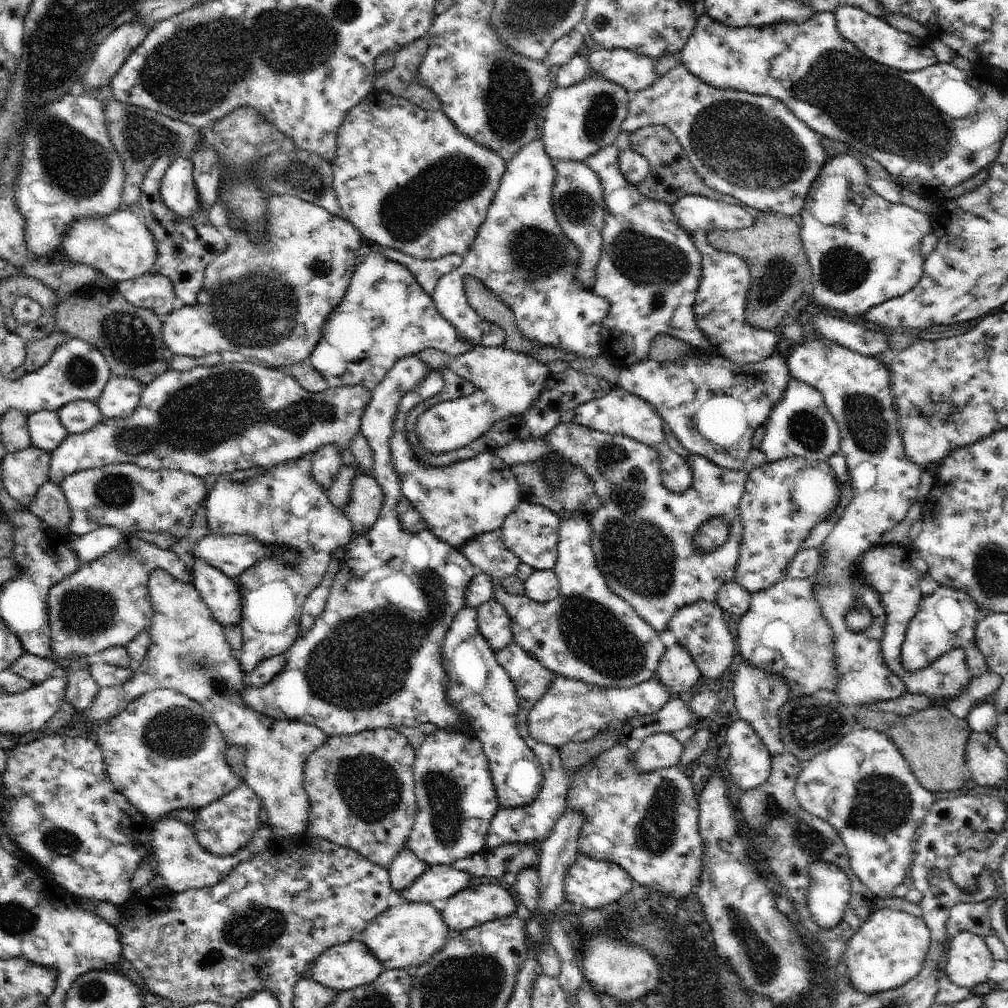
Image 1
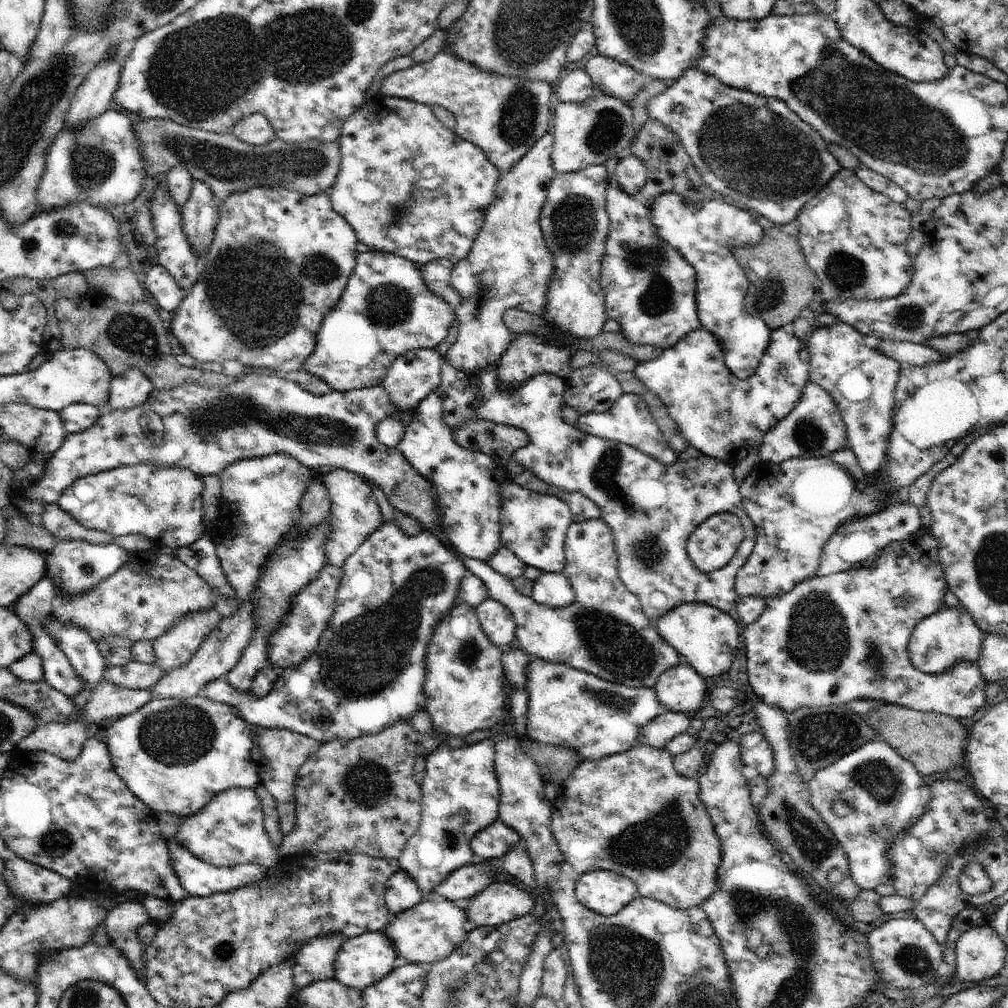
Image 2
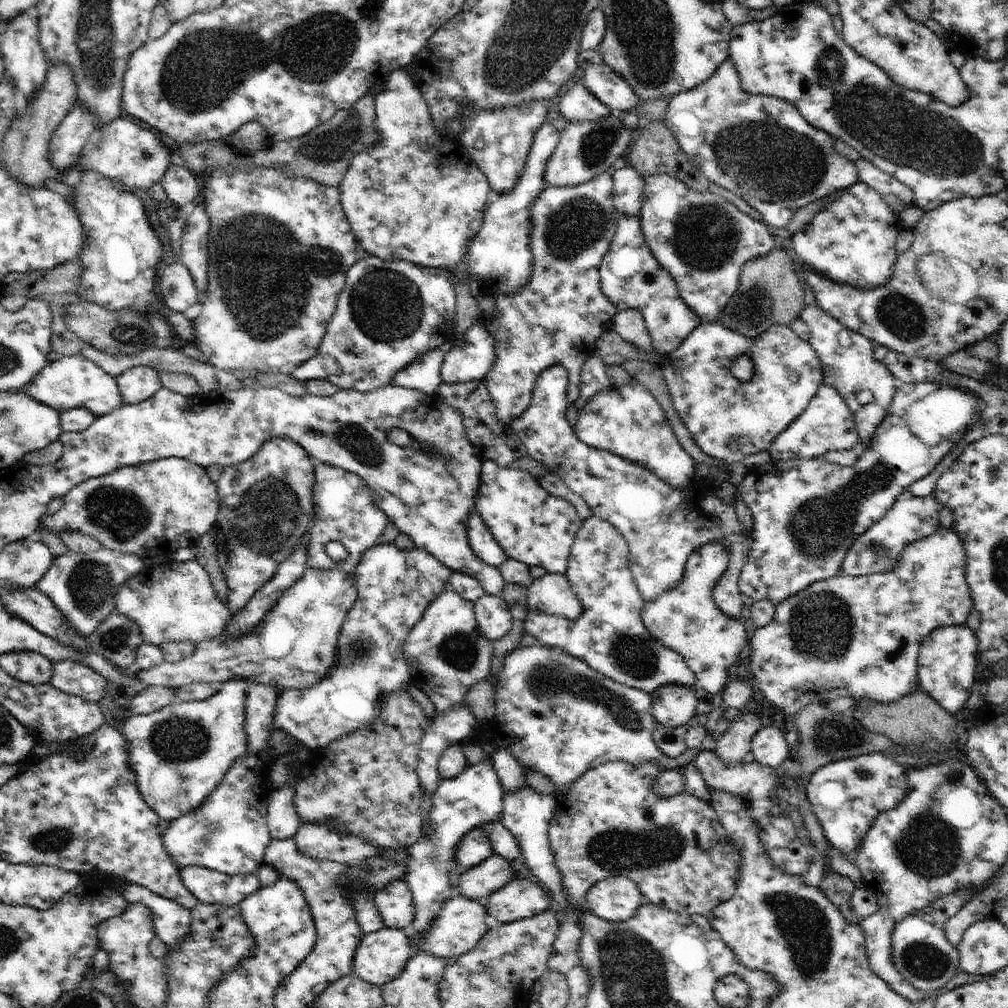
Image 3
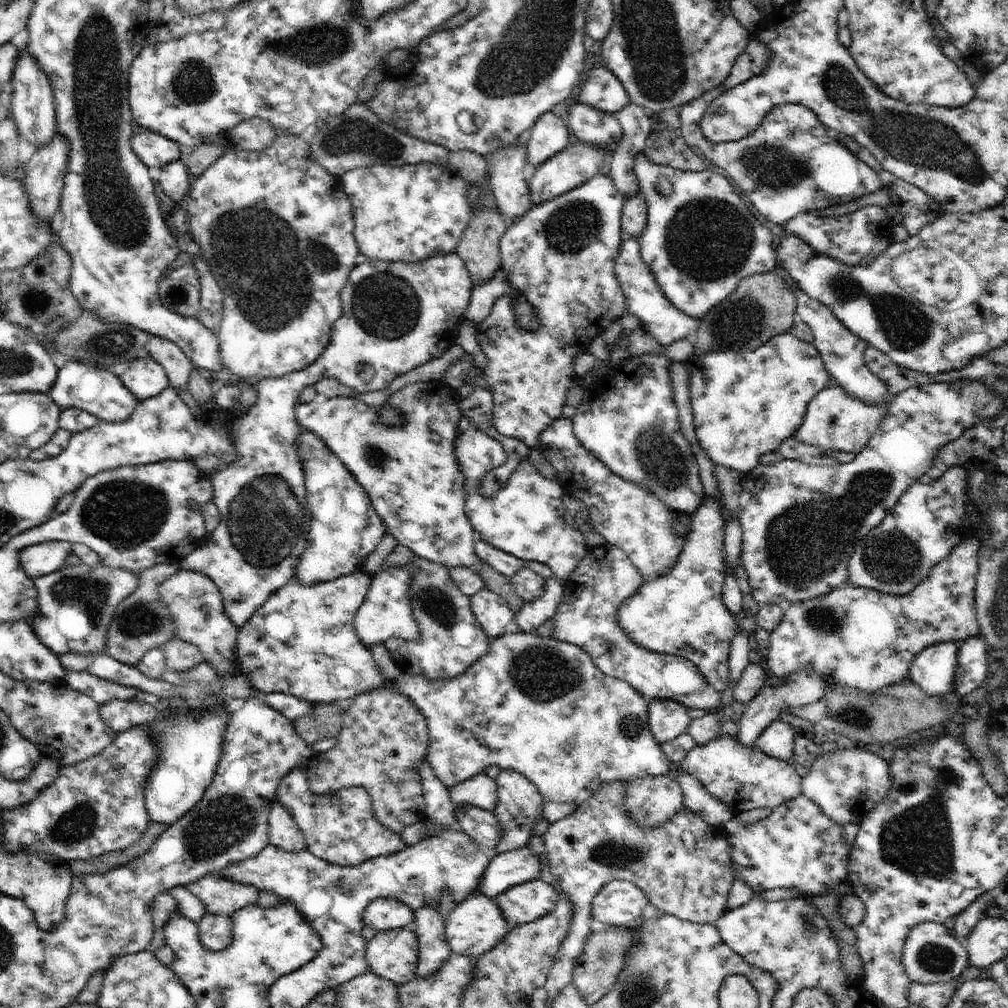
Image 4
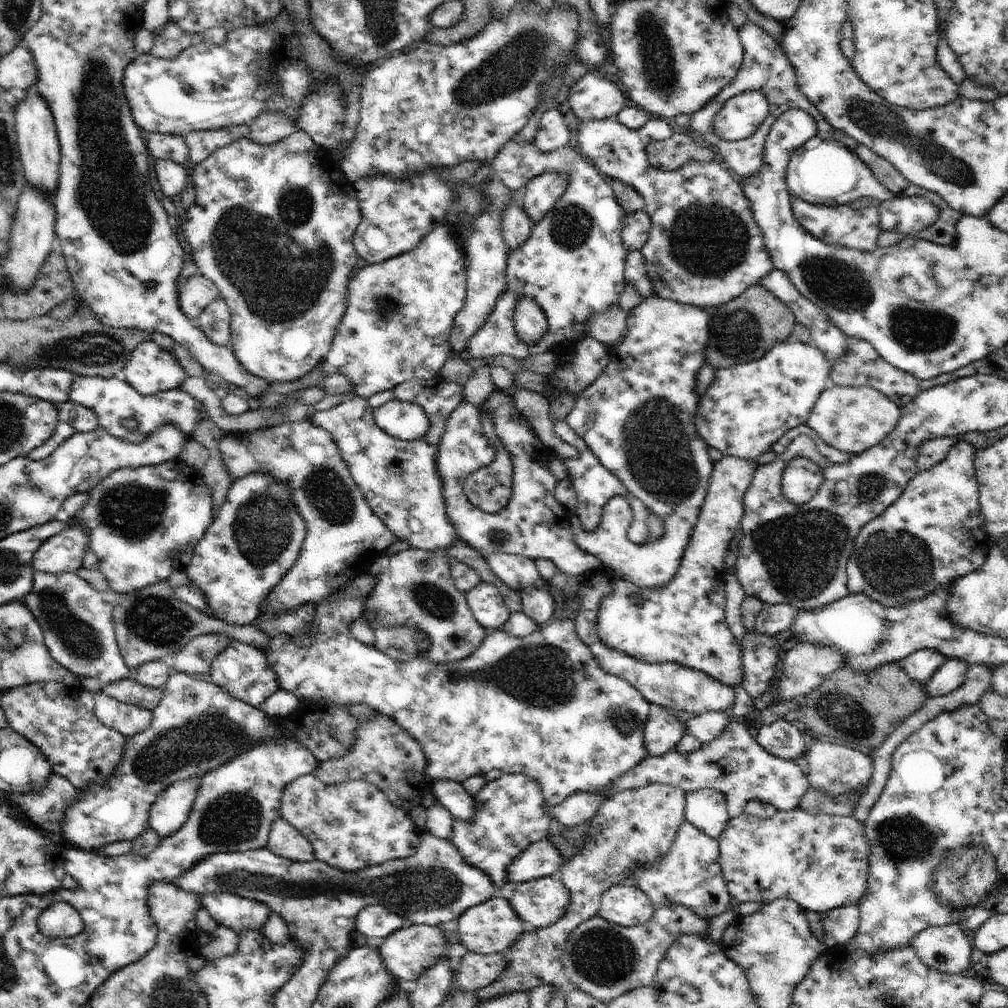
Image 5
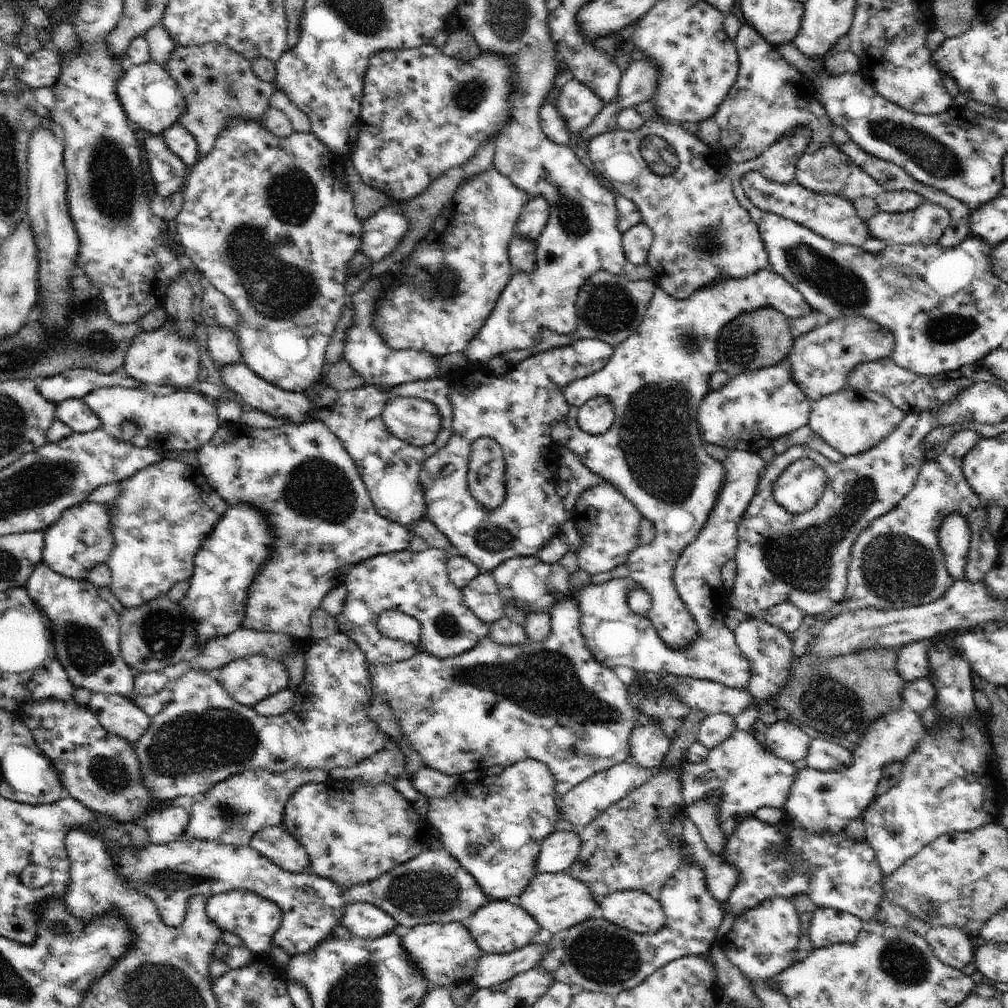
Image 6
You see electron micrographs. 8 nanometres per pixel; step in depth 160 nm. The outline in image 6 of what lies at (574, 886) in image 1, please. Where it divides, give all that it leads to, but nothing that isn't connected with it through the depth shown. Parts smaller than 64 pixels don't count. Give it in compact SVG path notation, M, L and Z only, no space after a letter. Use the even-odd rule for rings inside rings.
M616 891L600 902L598 910L600 918L641 935L657 933L666 924L665 912L659 900L644 891Z

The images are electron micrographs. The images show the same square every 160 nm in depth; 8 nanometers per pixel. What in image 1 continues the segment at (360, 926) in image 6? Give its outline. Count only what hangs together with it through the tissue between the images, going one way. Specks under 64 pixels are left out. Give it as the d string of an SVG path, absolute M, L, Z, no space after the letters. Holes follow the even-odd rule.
M406 846L398 854L398 857L392 862L389 869L389 880L391 883L391 890L396 893L402 893L407 890L426 870L428 866L424 861L420 861L414 852L411 852Z

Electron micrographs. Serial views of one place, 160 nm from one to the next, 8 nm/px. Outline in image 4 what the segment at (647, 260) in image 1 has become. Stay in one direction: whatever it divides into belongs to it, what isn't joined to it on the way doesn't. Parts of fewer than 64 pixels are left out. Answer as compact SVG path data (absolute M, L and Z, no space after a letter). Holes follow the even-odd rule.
M634 236L624 238L620 252L614 260L614 278L618 280L618 284L622 288L624 308L640 319L642 329L654 336L660 345L669 346L684 338L692 339L696 334L700 321L691 318L686 312L678 310L666 298L666 294L662 292L654 272L650 270L648 264L642 261L639 238L634 238Z

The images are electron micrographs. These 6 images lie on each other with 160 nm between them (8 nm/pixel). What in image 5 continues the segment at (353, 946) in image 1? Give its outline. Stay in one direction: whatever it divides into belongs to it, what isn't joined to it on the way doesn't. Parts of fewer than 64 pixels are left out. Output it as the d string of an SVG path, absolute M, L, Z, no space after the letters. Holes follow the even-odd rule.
M425 924L410 925L387 936L379 947L383 963L396 980L418 980L428 969L437 965L441 959L448 958L448 938L438 926Z

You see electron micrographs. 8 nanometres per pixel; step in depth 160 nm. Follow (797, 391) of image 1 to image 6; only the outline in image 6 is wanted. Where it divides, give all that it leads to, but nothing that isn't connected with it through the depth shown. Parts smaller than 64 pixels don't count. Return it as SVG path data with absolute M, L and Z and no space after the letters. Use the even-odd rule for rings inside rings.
M844 389L812 403L807 425L844 456L862 454L881 443L906 416L889 398L874 391Z

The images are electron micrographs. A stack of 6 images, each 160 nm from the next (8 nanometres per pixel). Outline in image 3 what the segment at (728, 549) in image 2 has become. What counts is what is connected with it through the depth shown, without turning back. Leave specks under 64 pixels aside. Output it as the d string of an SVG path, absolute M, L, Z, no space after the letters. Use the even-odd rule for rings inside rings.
M720 541L696 548L686 561L682 582L664 592L658 600L645 603L642 610L642 622L648 632L666 648L681 654L688 668L694 672L698 687L704 688L705 694L713 695L716 699L728 684L728 676L740 662L739 654L750 640L741 621L726 616L712 600L712 590L729 562L728 548Z

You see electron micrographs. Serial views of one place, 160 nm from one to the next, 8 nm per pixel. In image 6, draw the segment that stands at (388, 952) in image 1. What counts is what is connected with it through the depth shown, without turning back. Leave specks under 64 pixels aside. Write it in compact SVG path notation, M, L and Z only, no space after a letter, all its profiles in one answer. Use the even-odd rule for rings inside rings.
M490 901L463 921L484 954L506 954L528 946L541 926L520 905L506 901Z

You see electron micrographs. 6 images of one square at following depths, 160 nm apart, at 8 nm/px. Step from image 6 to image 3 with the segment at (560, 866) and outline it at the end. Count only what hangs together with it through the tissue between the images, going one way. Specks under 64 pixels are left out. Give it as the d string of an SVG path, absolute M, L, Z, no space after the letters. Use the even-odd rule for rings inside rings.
M494 854L474 868L461 871L460 884L454 894L464 895L479 902L485 901L514 878L516 870L512 861Z

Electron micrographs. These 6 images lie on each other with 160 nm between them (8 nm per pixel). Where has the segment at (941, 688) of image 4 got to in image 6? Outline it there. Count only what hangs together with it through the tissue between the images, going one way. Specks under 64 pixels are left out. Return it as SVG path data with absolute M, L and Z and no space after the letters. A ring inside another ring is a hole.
M929 639L919 640L898 649L898 658L896 659L896 668L898 674L907 682L928 677L929 656L927 646Z

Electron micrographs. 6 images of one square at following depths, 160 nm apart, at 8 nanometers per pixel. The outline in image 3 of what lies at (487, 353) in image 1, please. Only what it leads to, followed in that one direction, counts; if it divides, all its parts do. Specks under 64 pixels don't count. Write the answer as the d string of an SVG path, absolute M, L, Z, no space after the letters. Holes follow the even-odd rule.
M552 366L538 376L534 390L532 390L530 406L526 408L526 412L522 412L522 416L512 420L509 427L527 448L527 455L540 462L544 468L548 468L548 471L557 474L558 478L572 492L586 500L586 504L594 512L593 516L614 524L620 534L626 538L629 546L628 568L645 603L658 600L658 597L662 596L664 592L676 588L676 584L682 582L682 576L684 576L687 567L686 561L696 548L715 541L726 544L730 562L718 580L718 584L712 590L712 600L718 605L718 608L722 609L722 612L726 613L726 616L738 619L742 608L744 608L738 580L751 549L752 532L746 532L738 520L735 506L722 502L714 492L715 485L710 484L706 479L693 477L686 488L674 488L648 468L629 462L626 458L616 456L612 452L587 446L578 440L573 428L566 420L567 389L568 372L566 372L566 368Z

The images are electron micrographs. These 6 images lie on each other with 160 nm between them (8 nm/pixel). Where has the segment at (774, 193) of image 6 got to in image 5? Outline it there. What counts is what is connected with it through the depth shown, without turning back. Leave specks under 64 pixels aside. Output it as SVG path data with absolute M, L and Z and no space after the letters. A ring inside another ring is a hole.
M797 196L791 197L790 209L794 218L812 235L823 243L836 247L848 247L859 251L873 251L878 236L883 230L880 228L880 213L878 207L854 209L851 204L839 202L833 206L815 205Z

